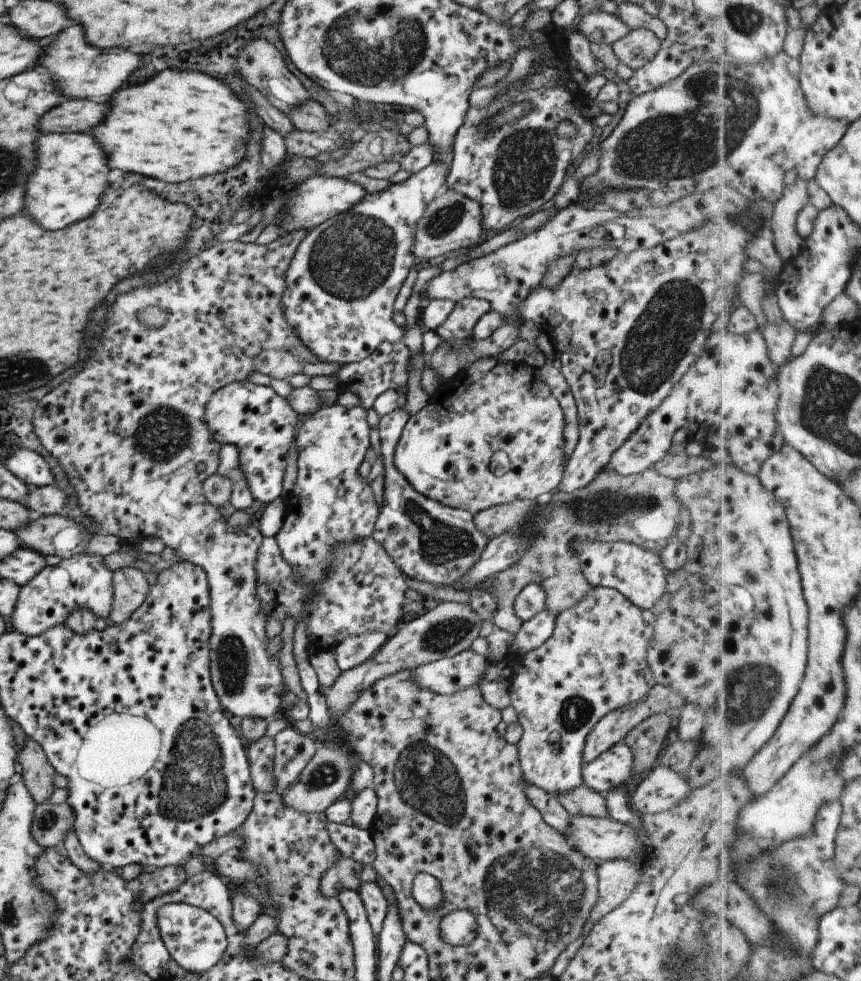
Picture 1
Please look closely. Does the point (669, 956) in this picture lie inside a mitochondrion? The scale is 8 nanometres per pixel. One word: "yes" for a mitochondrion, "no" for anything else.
yes

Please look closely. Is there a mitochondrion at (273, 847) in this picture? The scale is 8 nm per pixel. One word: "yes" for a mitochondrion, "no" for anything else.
no

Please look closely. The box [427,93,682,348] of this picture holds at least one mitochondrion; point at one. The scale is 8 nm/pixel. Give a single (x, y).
(523, 168)

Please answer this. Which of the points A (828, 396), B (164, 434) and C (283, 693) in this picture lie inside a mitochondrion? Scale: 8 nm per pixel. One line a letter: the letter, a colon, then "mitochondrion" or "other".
A: mitochondrion
B: mitochondrion
C: other

